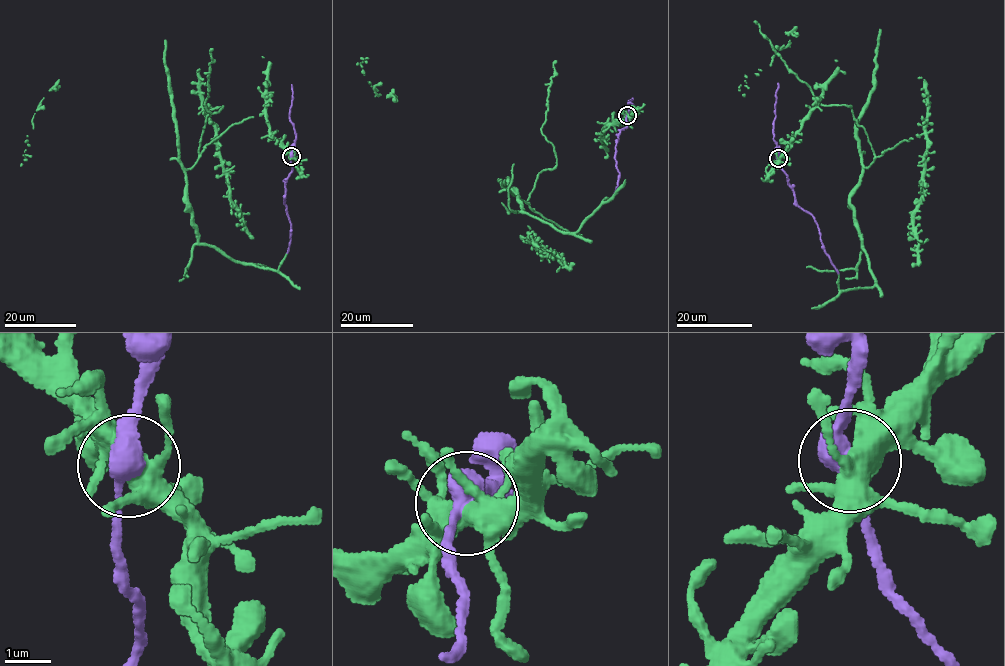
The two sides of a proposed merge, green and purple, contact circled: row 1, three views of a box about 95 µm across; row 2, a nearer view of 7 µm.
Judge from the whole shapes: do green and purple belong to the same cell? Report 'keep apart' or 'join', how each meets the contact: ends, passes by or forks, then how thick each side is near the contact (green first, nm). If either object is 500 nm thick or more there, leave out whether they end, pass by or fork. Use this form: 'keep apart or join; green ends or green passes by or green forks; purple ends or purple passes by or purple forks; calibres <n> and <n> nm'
join; green forks; purple passes by; calibres 440 and 400 nm

